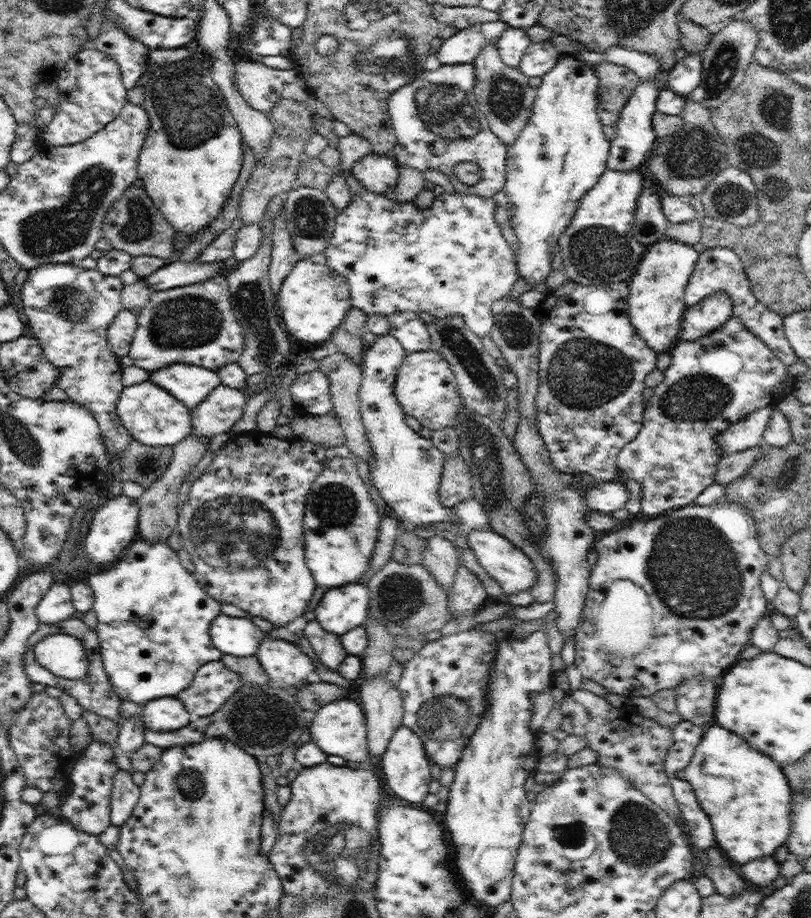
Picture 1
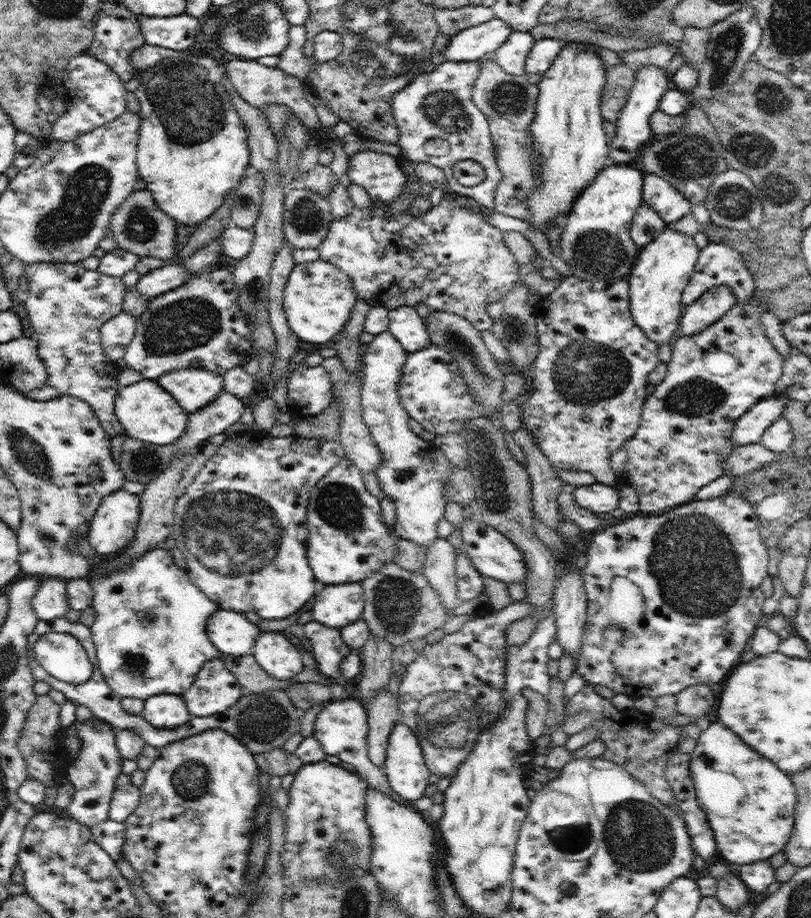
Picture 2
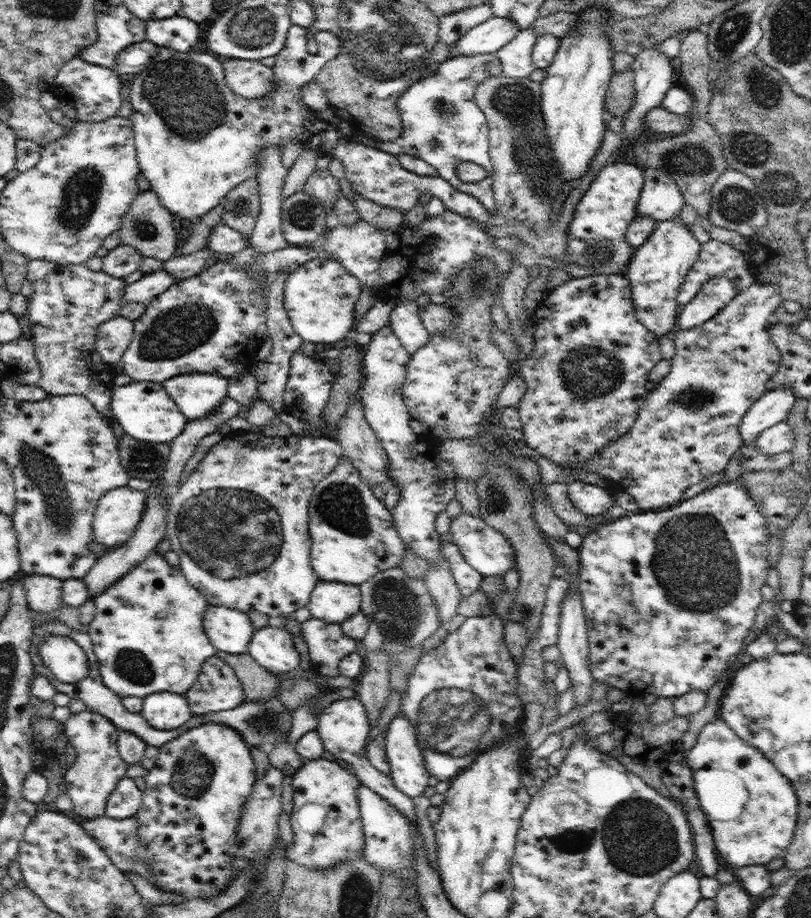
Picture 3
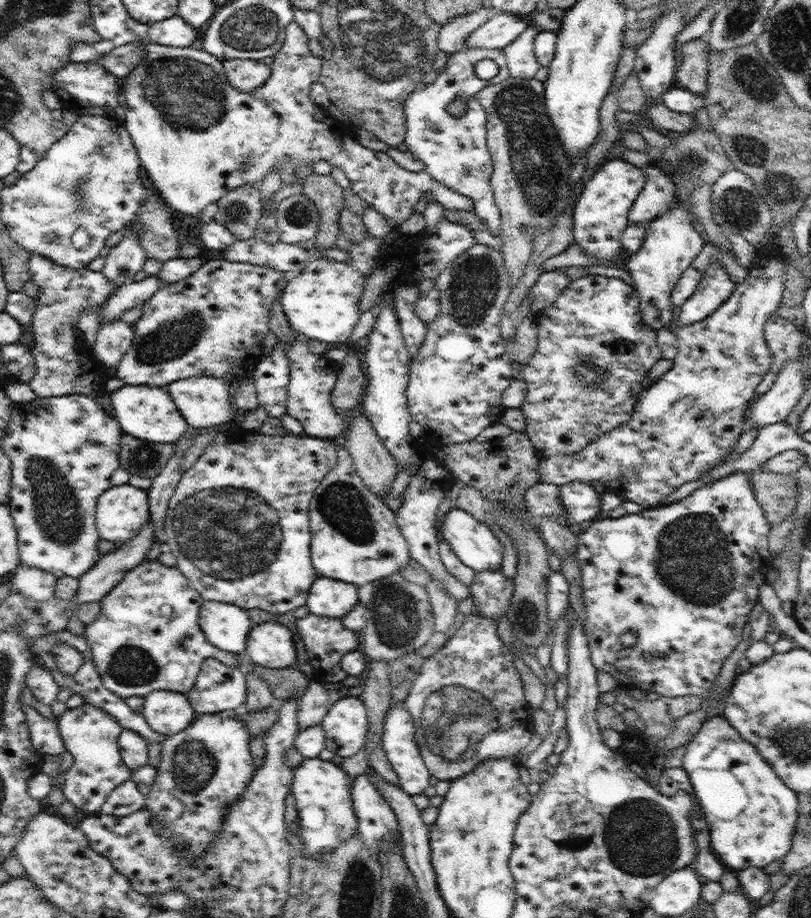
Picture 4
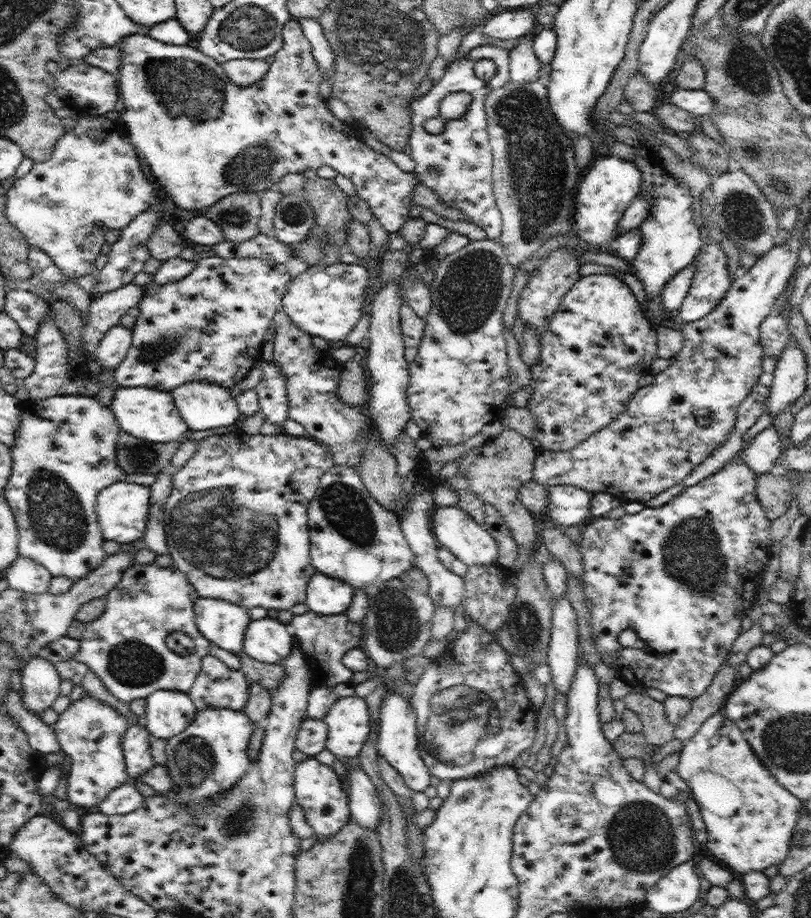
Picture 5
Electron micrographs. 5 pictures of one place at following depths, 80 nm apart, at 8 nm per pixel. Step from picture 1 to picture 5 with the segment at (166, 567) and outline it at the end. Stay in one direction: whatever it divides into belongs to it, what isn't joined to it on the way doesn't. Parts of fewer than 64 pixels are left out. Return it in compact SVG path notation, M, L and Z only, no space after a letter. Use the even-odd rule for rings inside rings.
M134 563L128 567L116 587L108 593L104 612L92 622L85 623L85 628L79 640L80 650L78 658L104 683L104 686L116 698L128 703L135 698L146 698L155 690L173 690L187 693L194 684L201 669L201 662L205 656L212 655L225 662L230 668L241 668L239 654L224 650L212 644L197 627L194 612L195 600L199 597L188 577L178 570L174 564L160 567L156 563L139 565ZM183 631L192 638L194 652L180 655L166 645L166 637L171 632Z

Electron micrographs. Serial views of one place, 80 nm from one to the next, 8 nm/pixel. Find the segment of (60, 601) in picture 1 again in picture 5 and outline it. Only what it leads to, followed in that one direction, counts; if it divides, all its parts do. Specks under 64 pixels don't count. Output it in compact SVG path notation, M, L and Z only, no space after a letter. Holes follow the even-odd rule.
M20 555L4 572L6 572L5 580L9 588L25 593L44 594L48 592L50 580L53 578L53 574L48 572L45 566Z

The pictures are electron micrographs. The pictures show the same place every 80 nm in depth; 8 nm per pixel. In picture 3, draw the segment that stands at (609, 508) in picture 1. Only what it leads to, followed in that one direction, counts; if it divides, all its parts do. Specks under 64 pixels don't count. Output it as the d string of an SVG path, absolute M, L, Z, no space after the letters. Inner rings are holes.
M573 481L568 485L568 494L572 504L596 520L604 518L604 514L615 504L615 497L610 488L603 488L597 485Z

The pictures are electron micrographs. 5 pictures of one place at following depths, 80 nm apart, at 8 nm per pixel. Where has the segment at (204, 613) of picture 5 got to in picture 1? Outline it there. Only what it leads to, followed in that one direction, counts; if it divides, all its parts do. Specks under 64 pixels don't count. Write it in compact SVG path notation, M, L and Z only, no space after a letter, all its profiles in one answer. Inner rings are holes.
M220 613L210 627L213 645L224 654L252 656L264 640L265 632L252 623L249 616L236 618Z

